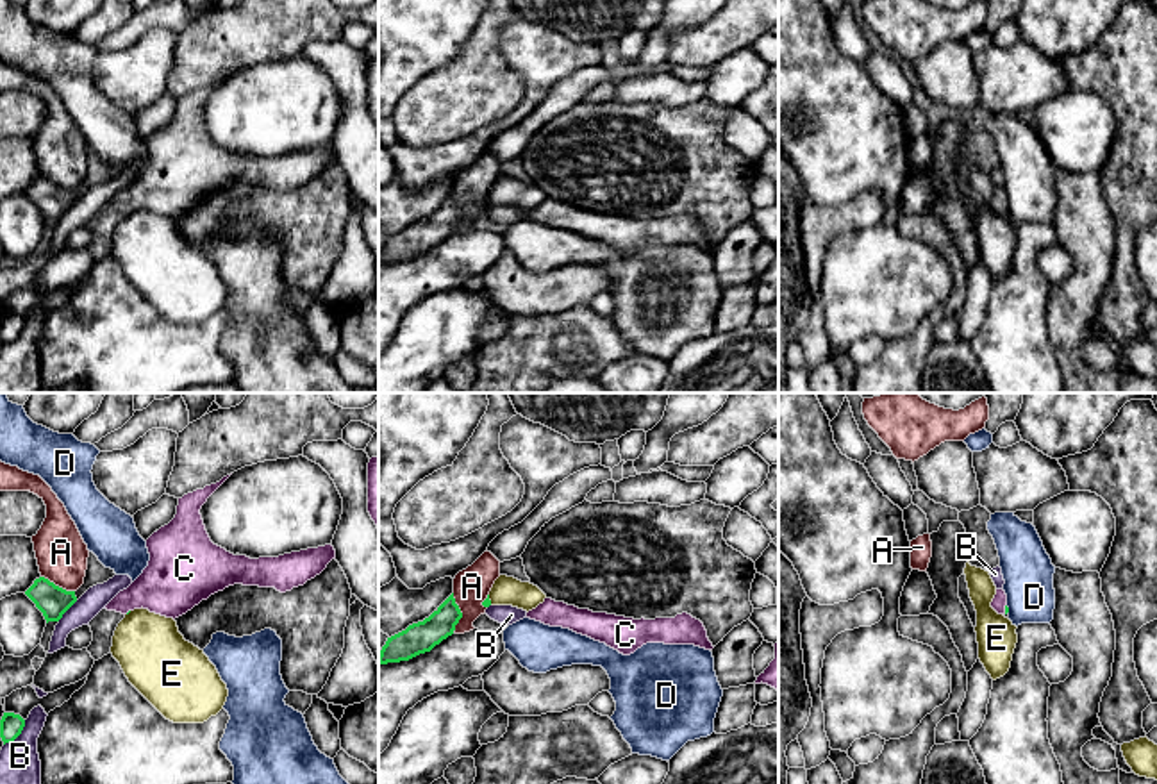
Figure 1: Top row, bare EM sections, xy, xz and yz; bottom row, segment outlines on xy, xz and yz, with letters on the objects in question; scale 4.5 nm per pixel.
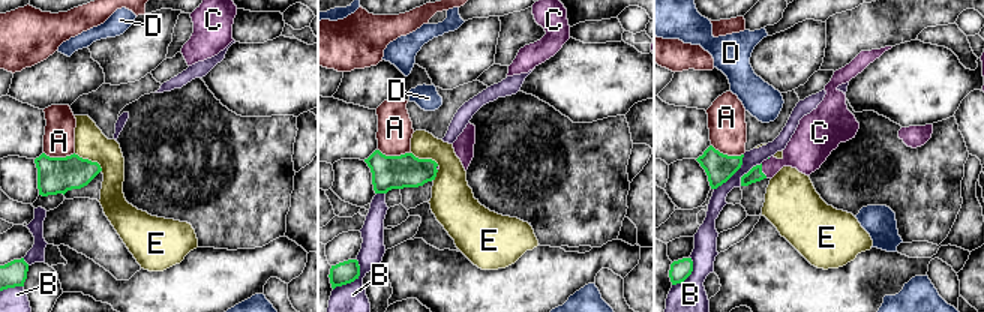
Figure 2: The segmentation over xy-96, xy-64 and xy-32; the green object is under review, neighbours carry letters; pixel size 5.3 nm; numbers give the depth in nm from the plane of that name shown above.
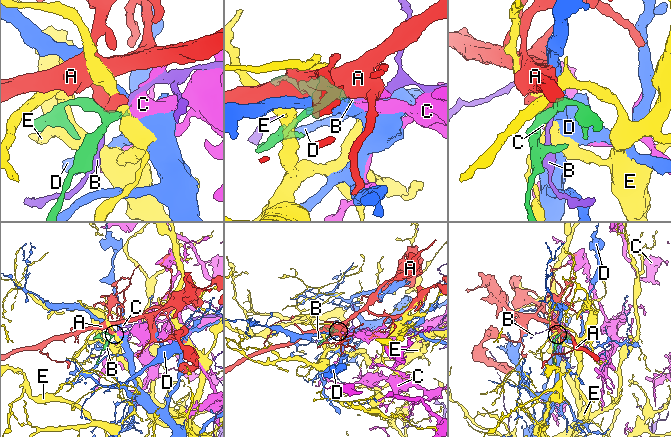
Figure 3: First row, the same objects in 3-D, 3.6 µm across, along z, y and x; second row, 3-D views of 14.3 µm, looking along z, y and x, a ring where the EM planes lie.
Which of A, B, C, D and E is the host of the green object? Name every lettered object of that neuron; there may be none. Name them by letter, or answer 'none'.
C

